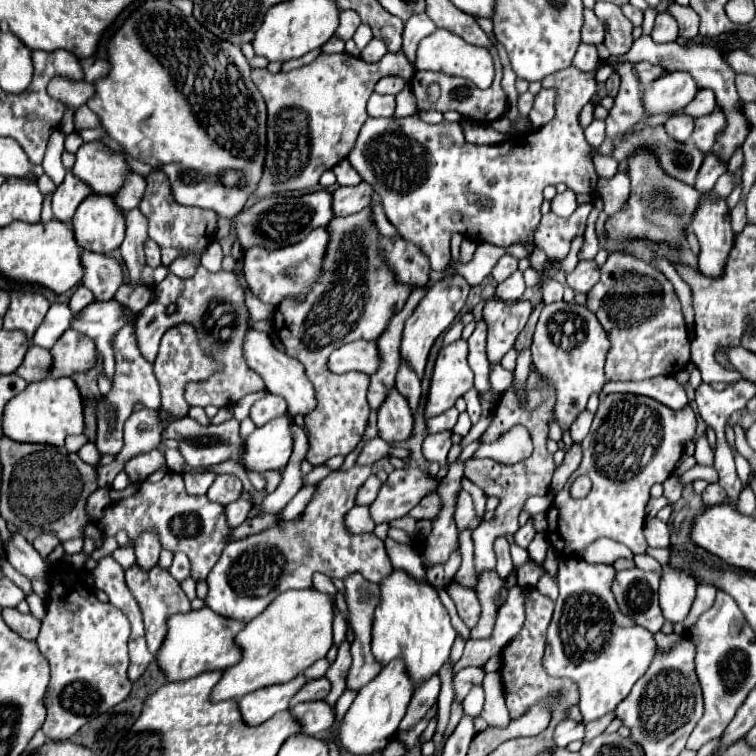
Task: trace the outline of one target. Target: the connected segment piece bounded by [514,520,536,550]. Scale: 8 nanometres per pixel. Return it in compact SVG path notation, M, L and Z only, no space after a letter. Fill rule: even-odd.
M532 520L528 522L528 524L524 524L516 534L514 534L514 544L516 546L520 546L520 548L528 548L528 544L532 542L532 538L534 538L534 526L532 526Z

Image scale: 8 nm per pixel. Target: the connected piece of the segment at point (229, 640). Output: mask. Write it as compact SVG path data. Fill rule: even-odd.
M204 606L200 610L190 610L186 614L174 614L166 620L166 624L168 632L164 636L160 650L156 652L156 662L168 682L188 680L202 672L226 670L240 660L240 652L234 638L244 628L242 622L222 618L220 614L214 614L208 606Z

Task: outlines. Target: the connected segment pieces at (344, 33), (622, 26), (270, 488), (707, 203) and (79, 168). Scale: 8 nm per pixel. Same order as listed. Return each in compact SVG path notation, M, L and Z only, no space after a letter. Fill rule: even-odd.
M344 10L342 18L340 18L340 26L336 30L336 36L342 40L350 40L358 26L360 26L360 16L354 14L354 10Z
M596 2L594 14L606 26L604 46L608 48L610 56L624 56L634 44L632 22L622 14L622 10L616 4L610 4L610 2Z
M262 472L262 476L266 478L266 486L264 486L264 492L266 492L266 494L274 492L274 490L278 488L280 480L282 480L282 474L280 474L280 472Z
M702 198L689 229L700 242L698 270L708 278L720 278L734 244L726 199Z
M84 142L74 156L76 162L70 172L86 182L98 196L114 194L122 186L128 164L124 156L112 152L106 144Z

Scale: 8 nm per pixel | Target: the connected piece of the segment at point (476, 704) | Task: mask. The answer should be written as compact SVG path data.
M480 684L472 686L472 690L464 698L462 706L464 706L464 714L468 714L472 718L476 718L482 712L482 706L484 706L484 690L482 690Z

